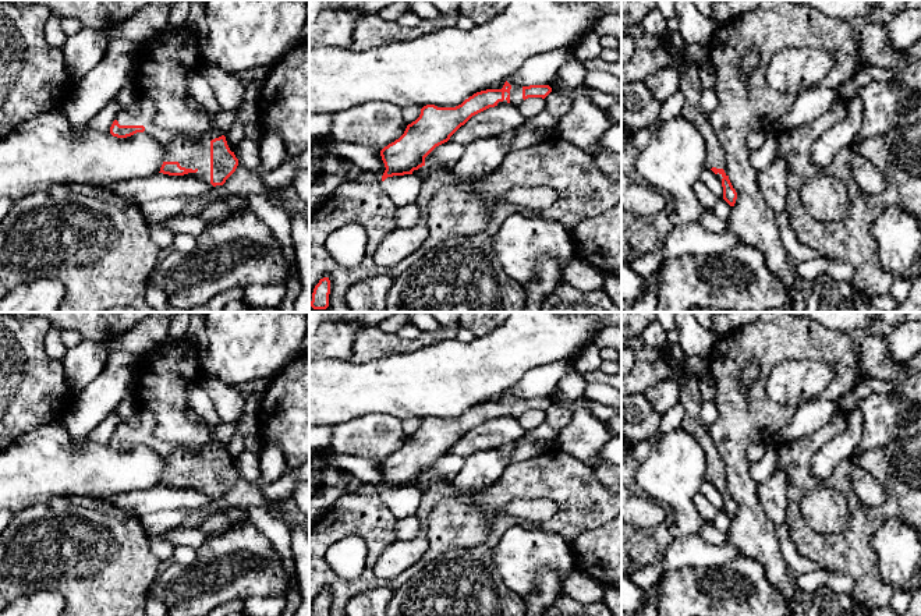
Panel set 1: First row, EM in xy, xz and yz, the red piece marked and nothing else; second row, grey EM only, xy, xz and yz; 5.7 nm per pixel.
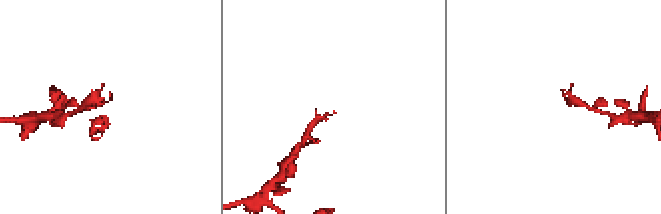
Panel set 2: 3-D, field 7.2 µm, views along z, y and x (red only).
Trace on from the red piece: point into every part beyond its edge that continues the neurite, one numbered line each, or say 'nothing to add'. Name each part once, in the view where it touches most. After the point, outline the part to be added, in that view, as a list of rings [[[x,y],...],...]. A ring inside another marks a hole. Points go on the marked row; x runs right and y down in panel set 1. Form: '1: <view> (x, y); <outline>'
1: xy (191, 154); [[[139,95],[131,105],[118,109],[116,118],[120,125],[144,125],[145,134],[153,137],[167,149],[164,162],[178,162],[181,167],[198,170],[184,176],[210,183],[210,141],[222,137],[222,131],[210,121],[209,130],[198,139],[159,127],[153,121],[153,102]]]

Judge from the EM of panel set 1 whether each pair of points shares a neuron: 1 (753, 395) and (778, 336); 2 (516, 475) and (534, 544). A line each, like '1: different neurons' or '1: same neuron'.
1: same neuron
2: different neurons

